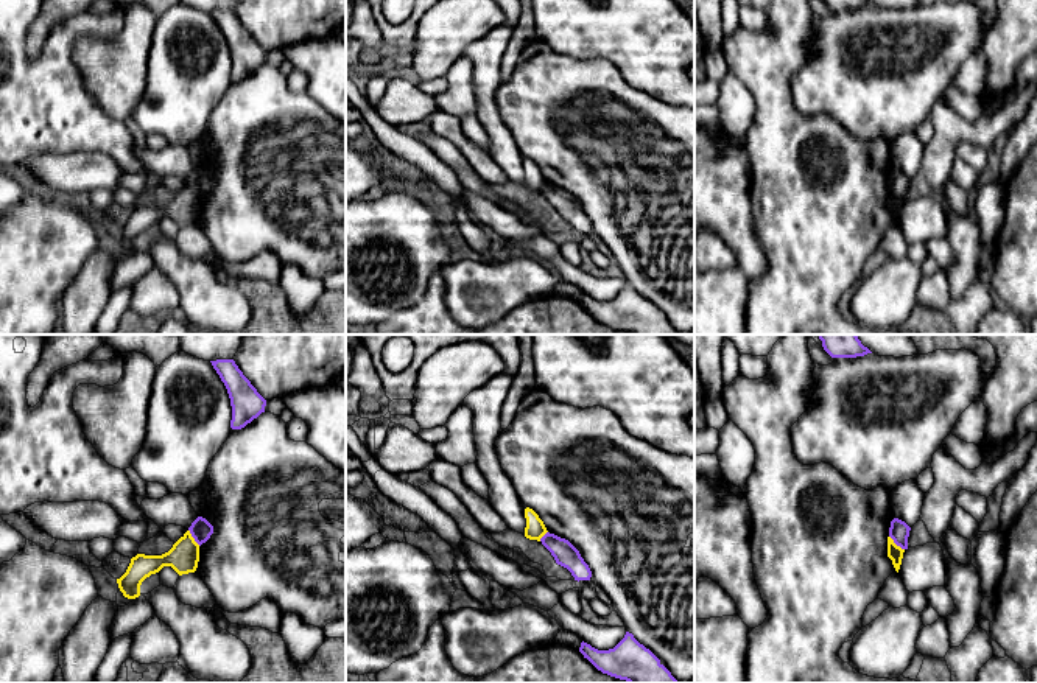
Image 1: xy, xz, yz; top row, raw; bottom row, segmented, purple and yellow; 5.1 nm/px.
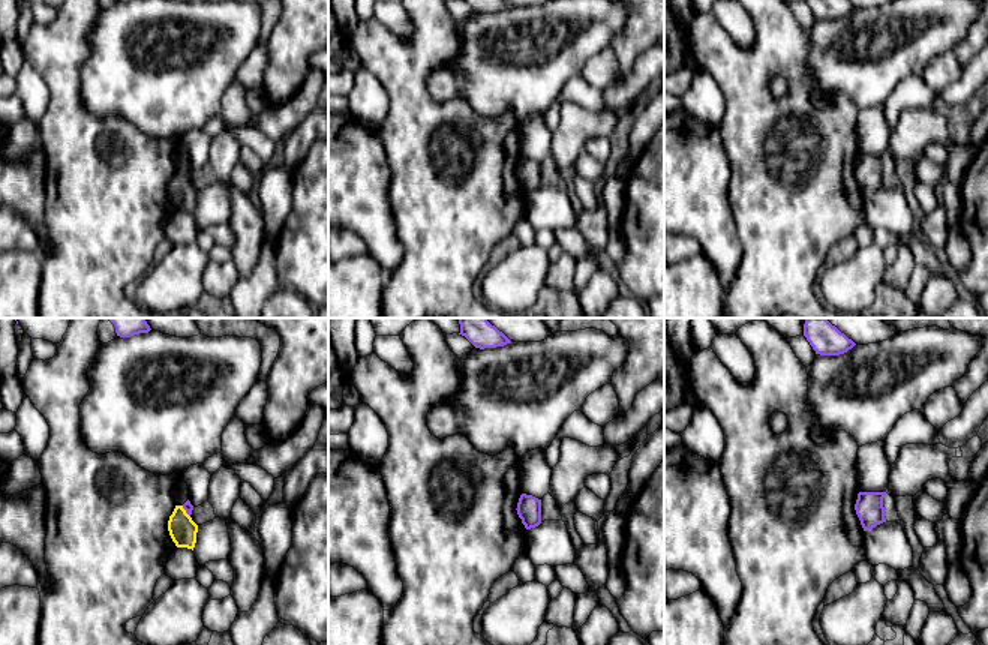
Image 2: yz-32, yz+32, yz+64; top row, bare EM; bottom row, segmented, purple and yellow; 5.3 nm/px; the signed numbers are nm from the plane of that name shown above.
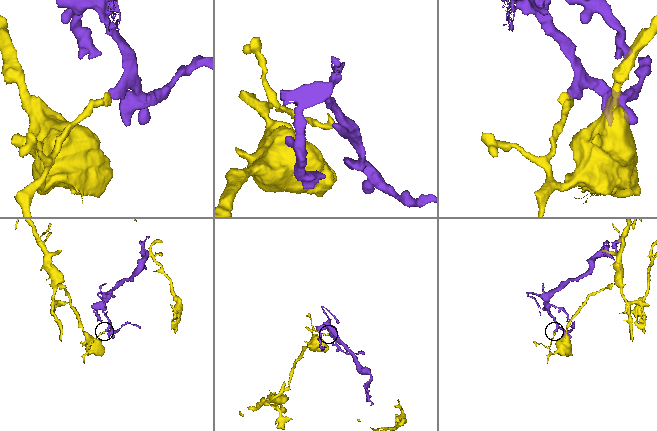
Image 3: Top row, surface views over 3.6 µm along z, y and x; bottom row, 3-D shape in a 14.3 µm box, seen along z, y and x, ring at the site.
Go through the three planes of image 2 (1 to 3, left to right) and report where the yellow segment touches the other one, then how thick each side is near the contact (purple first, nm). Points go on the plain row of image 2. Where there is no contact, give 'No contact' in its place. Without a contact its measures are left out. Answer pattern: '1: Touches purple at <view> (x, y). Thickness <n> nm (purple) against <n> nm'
1: Touches purple at yz-32 (186, 176). Thickness 50 nm (purple) against 150 nm
2: No contact
3: No contact

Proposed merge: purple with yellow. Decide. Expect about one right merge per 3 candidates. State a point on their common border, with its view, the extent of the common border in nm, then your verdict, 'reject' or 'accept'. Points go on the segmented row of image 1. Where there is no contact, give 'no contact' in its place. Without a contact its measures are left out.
contact yz (896, 543); length 110 nm; reject

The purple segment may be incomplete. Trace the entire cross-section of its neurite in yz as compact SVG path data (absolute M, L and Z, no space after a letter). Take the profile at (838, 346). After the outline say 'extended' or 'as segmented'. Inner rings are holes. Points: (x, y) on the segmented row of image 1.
M817 334L831 358L856 358L872 353L856 334Z | as segmented

